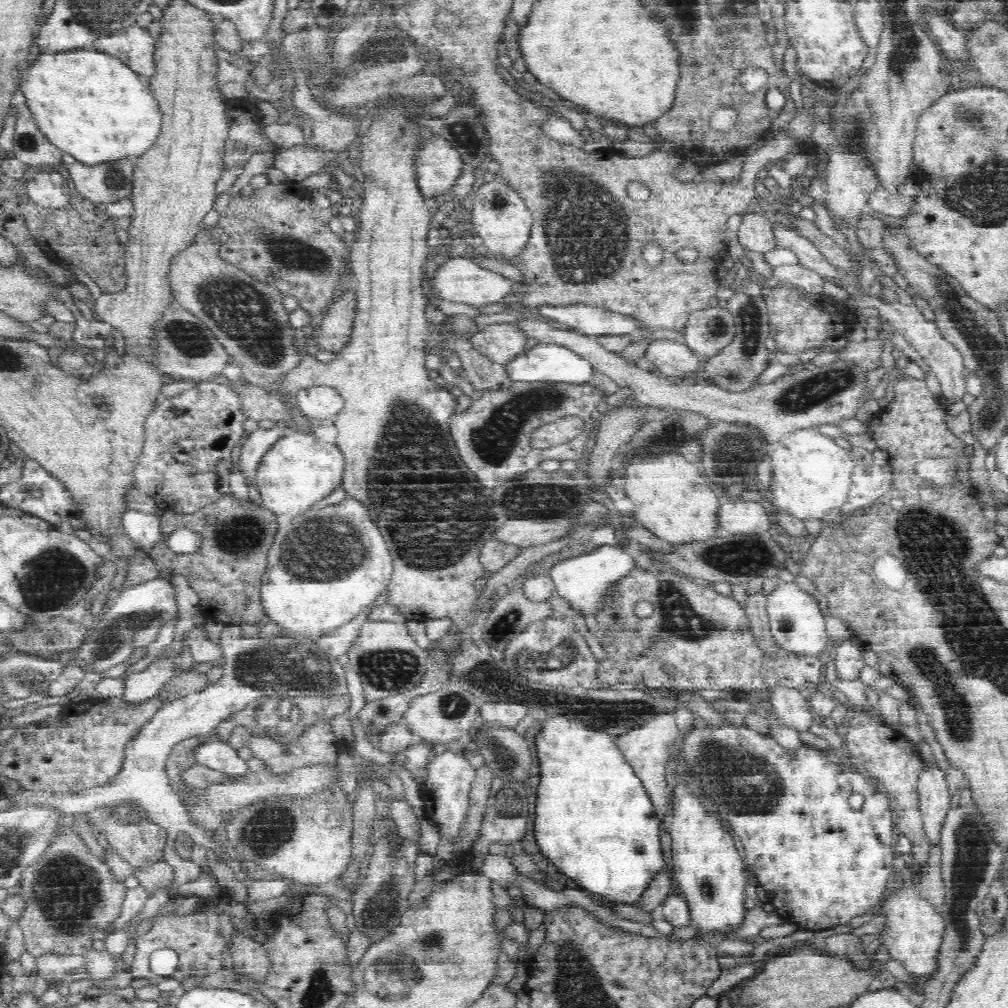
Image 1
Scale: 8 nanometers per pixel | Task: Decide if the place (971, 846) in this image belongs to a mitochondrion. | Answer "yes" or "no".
yes

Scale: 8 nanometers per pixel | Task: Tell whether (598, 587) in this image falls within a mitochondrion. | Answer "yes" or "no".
no

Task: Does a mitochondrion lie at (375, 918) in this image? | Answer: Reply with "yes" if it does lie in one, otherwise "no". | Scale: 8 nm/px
yes

